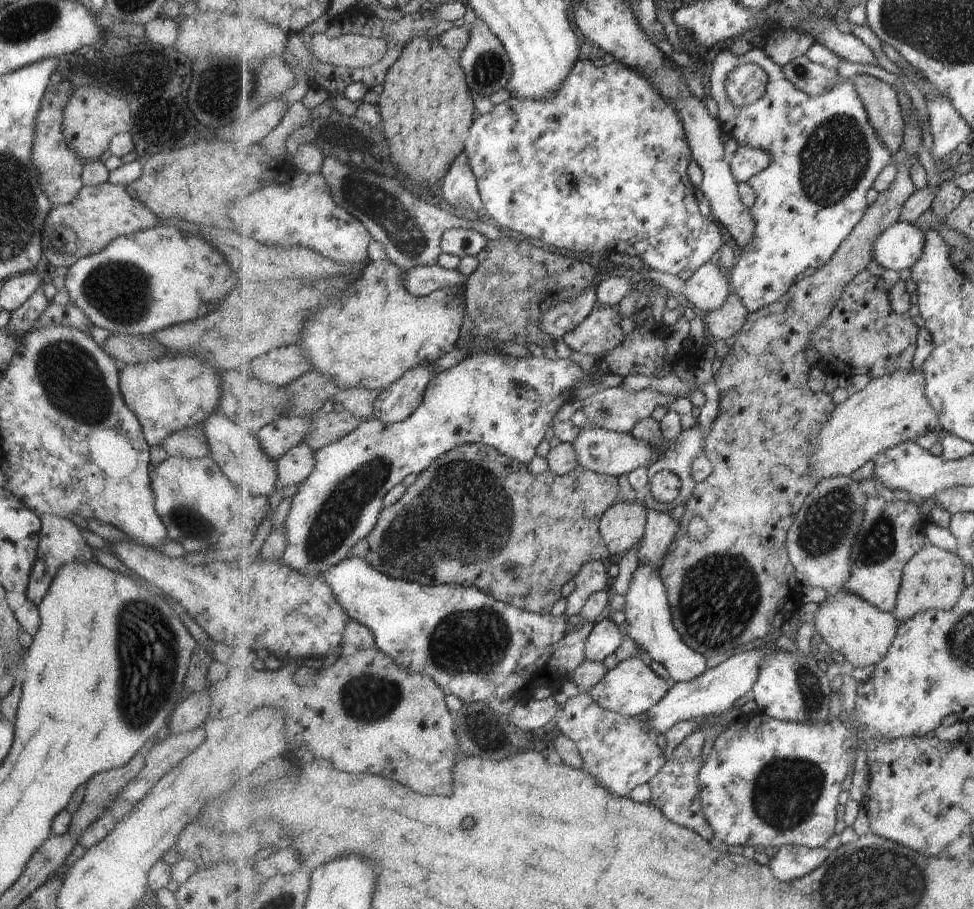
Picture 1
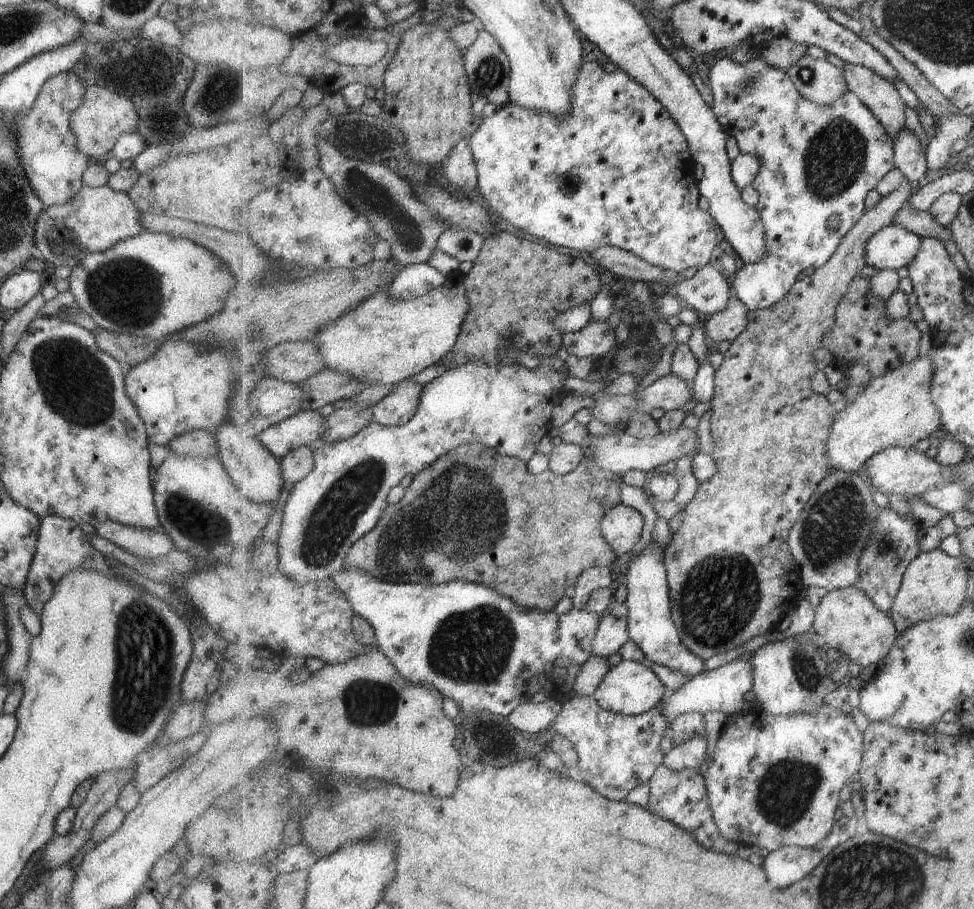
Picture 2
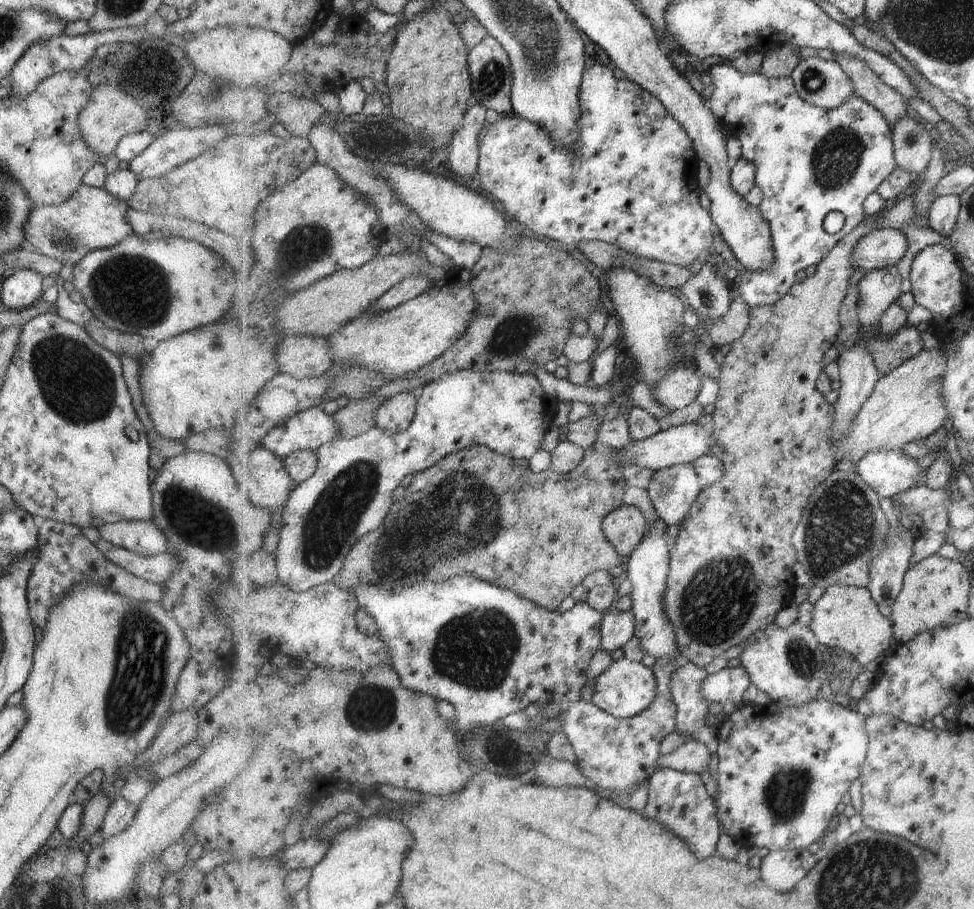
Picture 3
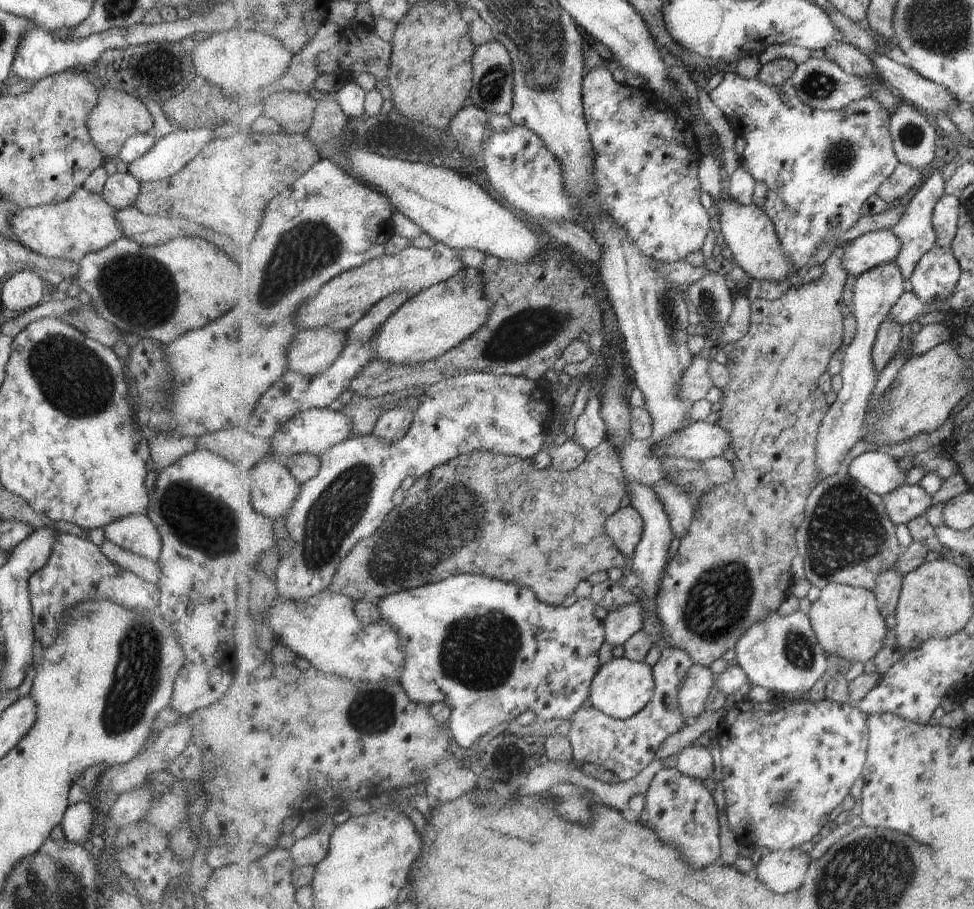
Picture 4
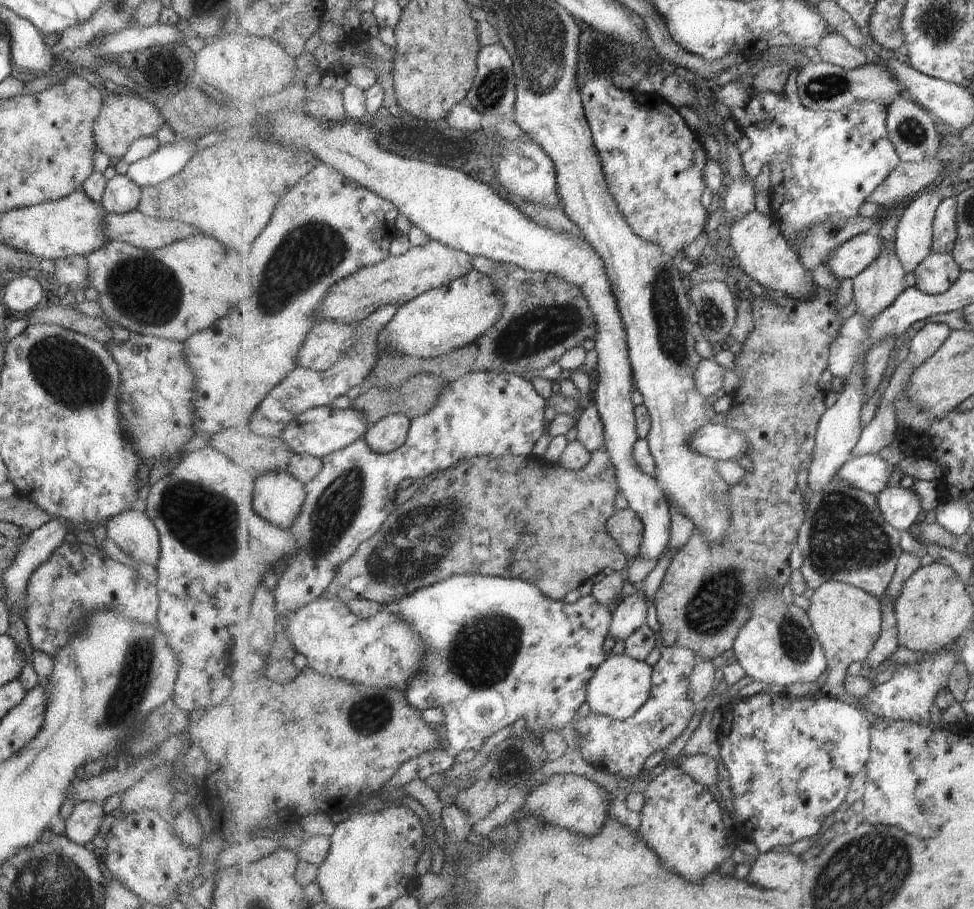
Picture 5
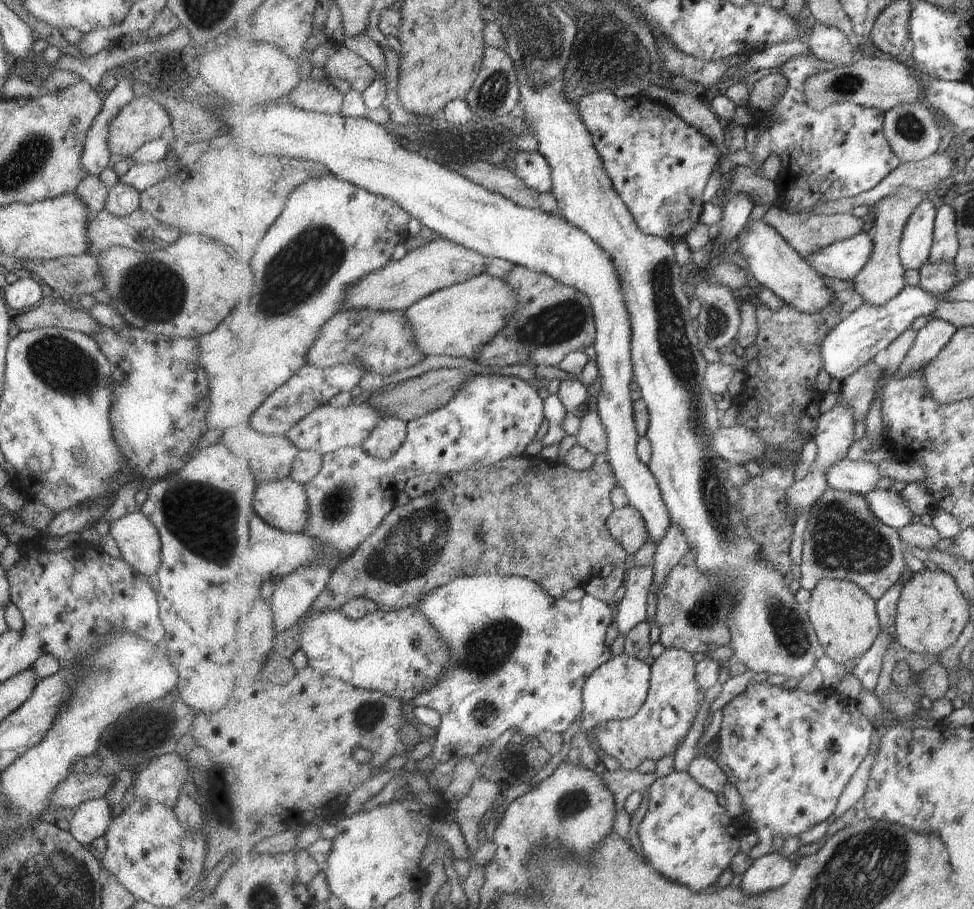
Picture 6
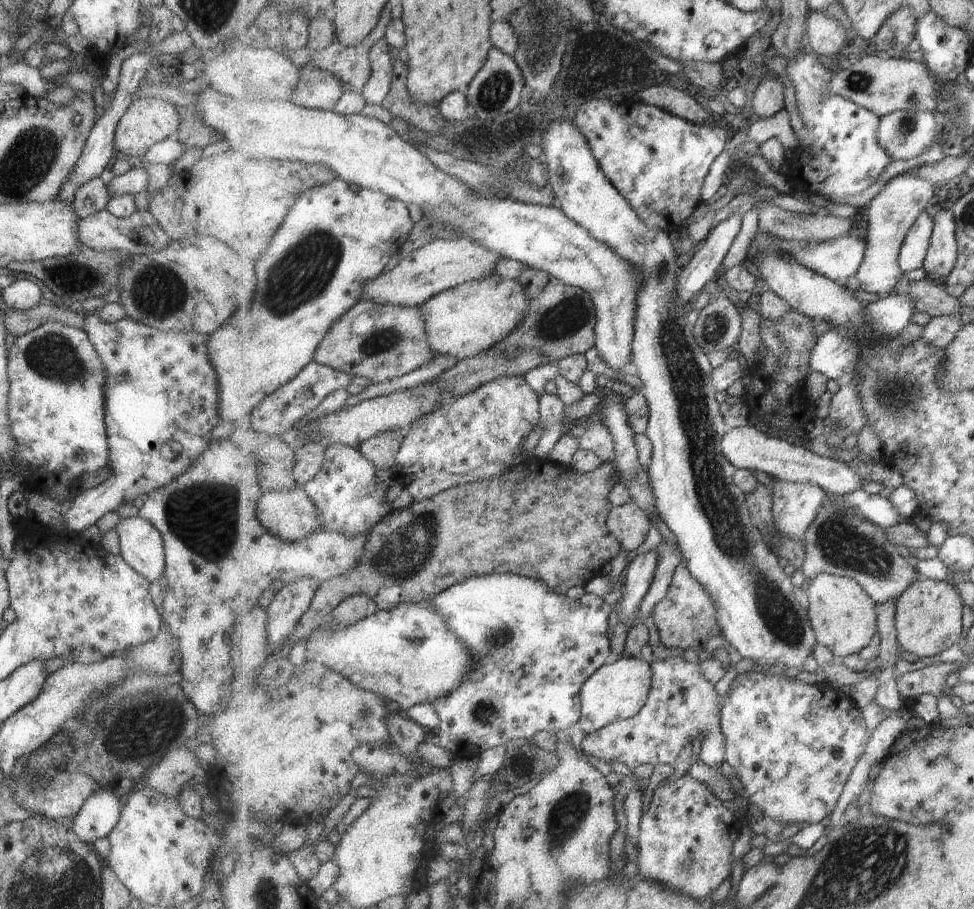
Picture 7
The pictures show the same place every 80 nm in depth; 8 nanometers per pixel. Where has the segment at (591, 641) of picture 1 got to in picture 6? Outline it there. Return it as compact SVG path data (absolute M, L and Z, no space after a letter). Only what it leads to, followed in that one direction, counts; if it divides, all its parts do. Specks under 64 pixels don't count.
M633 565L627 570L625 593L615 606L615 623L618 631L626 636L647 618L647 596L654 584L654 565Z

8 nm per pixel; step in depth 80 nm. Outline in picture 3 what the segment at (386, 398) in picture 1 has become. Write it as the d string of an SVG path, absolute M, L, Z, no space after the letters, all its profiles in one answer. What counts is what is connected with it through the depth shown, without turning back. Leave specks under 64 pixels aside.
M418 392L399 393L386 400L377 411L376 426L390 433L406 431L416 418Z

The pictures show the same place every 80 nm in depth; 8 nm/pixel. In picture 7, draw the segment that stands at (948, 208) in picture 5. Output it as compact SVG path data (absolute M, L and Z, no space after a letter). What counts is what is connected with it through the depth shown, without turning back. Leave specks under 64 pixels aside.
M941 210L934 220L935 228L924 271L931 280L941 280L945 285L958 258L956 223L952 210Z

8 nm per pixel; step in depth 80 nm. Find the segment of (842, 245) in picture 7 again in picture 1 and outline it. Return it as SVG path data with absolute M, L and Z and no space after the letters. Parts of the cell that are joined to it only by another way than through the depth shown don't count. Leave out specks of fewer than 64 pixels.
M899 220L877 237L872 256L884 269L904 271L915 266L925 243L926 234L917 225Z

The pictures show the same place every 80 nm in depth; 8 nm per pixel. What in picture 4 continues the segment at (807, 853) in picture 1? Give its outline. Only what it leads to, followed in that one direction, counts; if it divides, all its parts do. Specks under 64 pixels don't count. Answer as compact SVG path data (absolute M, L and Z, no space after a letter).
M798 849L765 851L755 866L759 874L757 878L761 878L769 888L777 892L791 892L803 886L810 861Z

